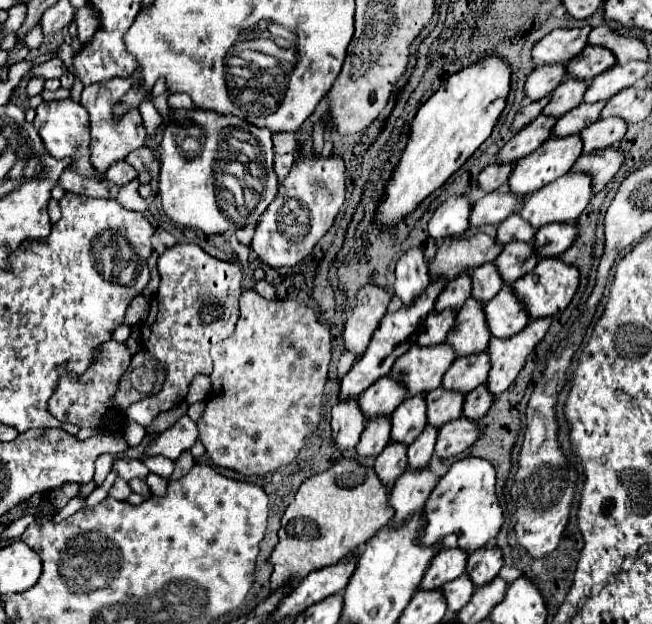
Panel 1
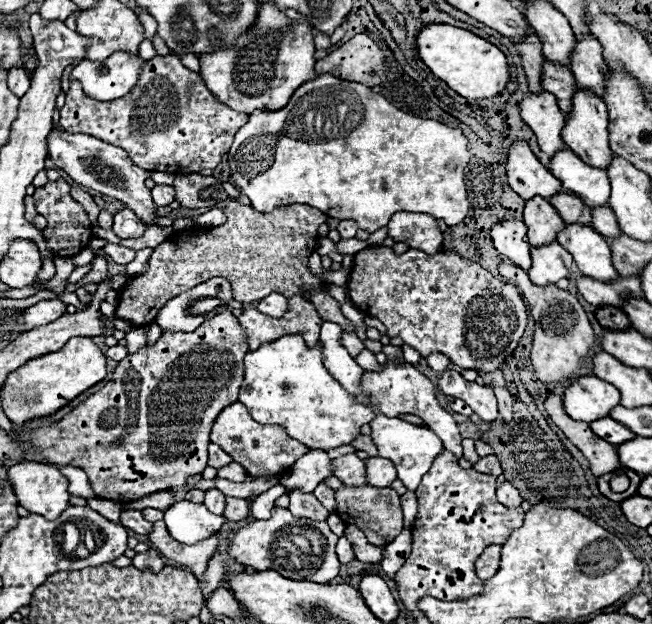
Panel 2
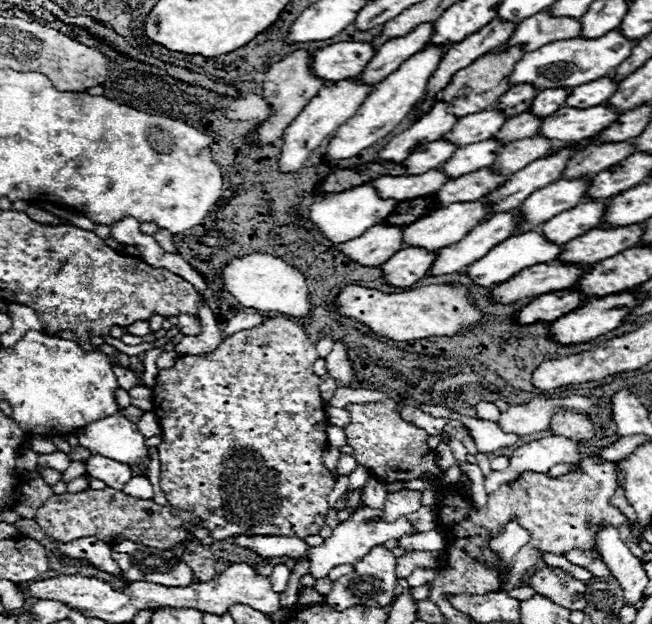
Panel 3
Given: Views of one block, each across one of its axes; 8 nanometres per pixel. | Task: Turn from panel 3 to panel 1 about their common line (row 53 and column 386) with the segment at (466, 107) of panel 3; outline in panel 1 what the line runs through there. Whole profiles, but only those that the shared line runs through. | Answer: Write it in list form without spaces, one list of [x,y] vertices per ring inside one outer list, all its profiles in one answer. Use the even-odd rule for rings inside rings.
[[[340,460],[326,472],[308,478],[282,516],[282,528],[278,532],[280,542],[268,560],[274,568],[270,576],[270,592],[276,592],[284,584],[298,582],[314,570],[338,564],[384,528],[392,516],[394,510],[388,506],[388,488],[376,478],[372,468],[366,468],[360,462]],[[348,480],[364,482],[346,486]]]

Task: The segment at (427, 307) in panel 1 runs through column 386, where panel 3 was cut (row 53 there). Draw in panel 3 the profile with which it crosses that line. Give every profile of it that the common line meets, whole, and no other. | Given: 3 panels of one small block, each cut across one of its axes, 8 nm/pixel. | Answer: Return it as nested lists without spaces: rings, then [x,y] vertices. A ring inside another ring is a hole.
[[[338,42],[320,50],[314,50],[310,70],[322,80],[344,80],[358,76],[374,56],[374,48],[368,42]]]

